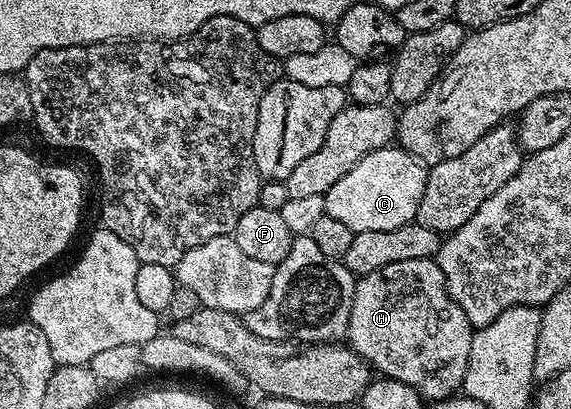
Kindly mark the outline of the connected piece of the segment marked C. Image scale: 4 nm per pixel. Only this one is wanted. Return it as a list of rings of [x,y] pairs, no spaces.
[[[386,147],[367,154],[331,191],[324,195],[325,211],[331,219],[339,219],[353,233],[359,231],[391,231],[410,224],[419,211],[427,169],[400,147]]]

